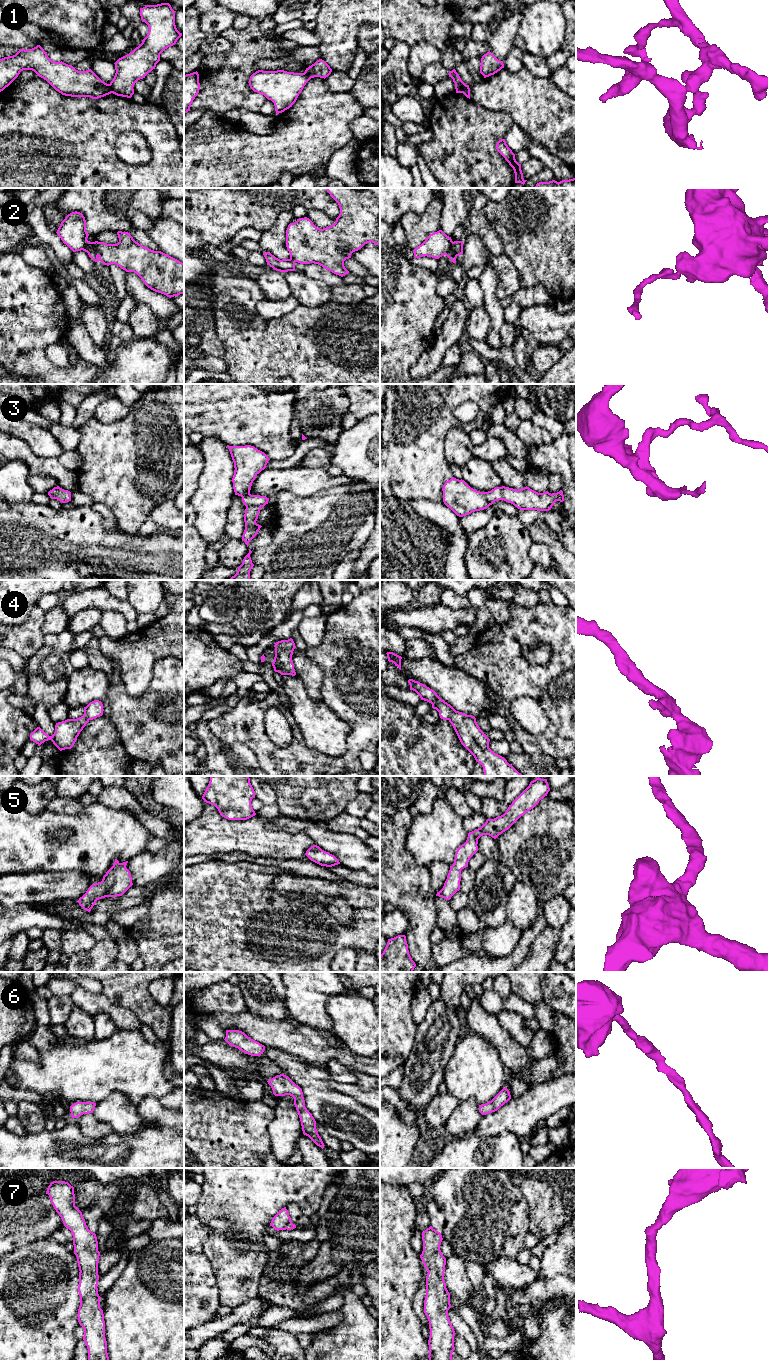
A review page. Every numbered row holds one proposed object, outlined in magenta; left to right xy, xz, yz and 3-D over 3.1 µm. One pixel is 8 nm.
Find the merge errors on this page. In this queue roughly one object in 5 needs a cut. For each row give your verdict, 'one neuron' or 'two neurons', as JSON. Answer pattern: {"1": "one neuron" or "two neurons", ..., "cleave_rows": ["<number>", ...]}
{"1": "two neurons", "2": "two neurons", "3": "one neuron", "4": "one neuron", "5": "one neuron", "6": "one neuron", "7": "one neuron", "cleave_rows": ["1", "2"]}

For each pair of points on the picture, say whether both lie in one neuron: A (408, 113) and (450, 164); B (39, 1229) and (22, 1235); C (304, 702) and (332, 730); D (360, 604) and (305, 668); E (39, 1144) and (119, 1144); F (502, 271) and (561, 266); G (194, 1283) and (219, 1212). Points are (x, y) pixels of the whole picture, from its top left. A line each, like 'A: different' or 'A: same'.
A: different
B: same
C: same
D: different
E: same
F: different
G: different

